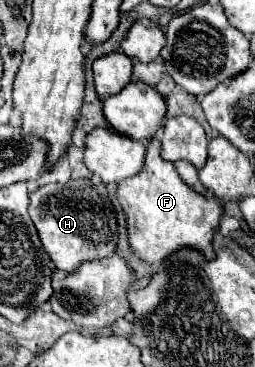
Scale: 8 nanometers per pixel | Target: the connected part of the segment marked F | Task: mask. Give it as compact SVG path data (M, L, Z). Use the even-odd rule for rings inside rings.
M151 140L147 146L145 166L139 174L119 182L117 186L119 202L127 214L129 244L131 250L145 262L161 264L167 256L181 248L193 248L201 252L207 260L215 258L213 252L213 232L225 214L223 202L217 198L207 198L189 190L189 186L179 178L175 166L161 158L159 140Z

